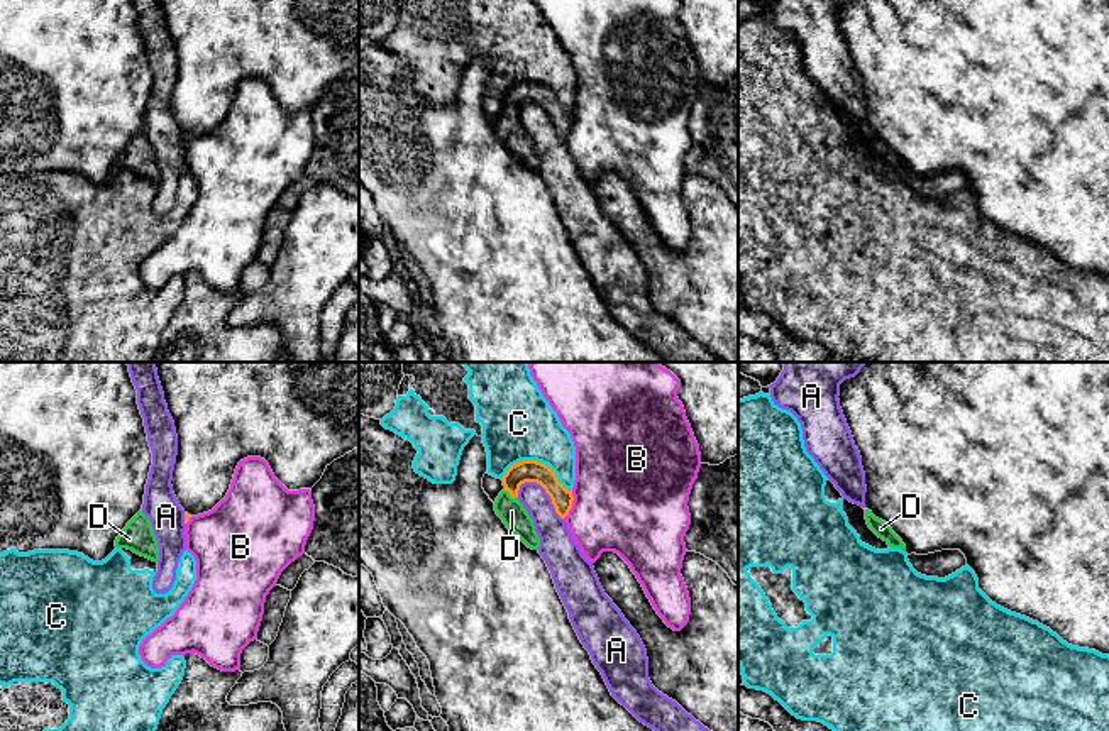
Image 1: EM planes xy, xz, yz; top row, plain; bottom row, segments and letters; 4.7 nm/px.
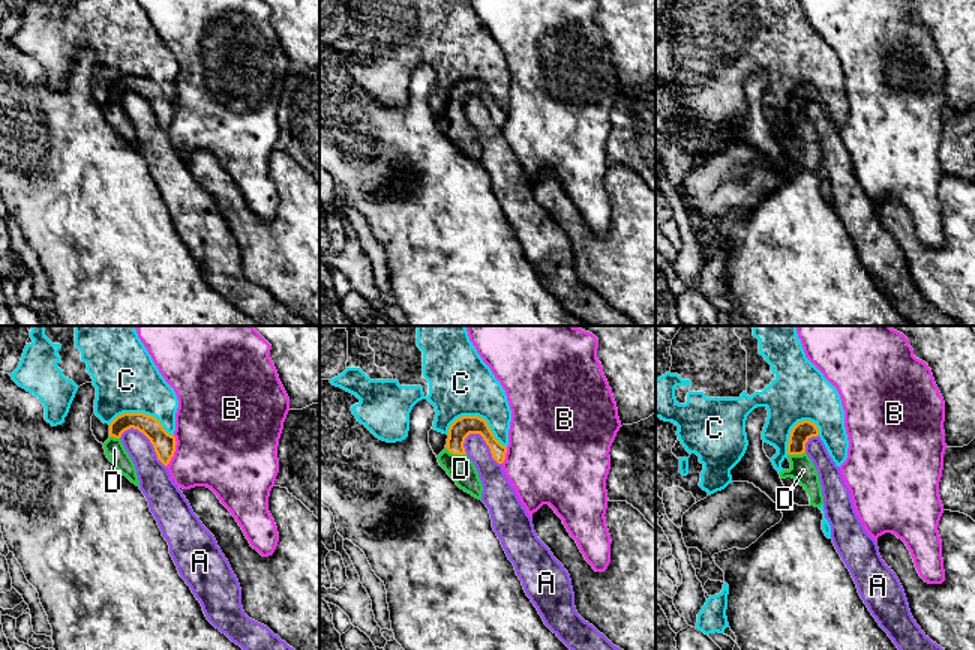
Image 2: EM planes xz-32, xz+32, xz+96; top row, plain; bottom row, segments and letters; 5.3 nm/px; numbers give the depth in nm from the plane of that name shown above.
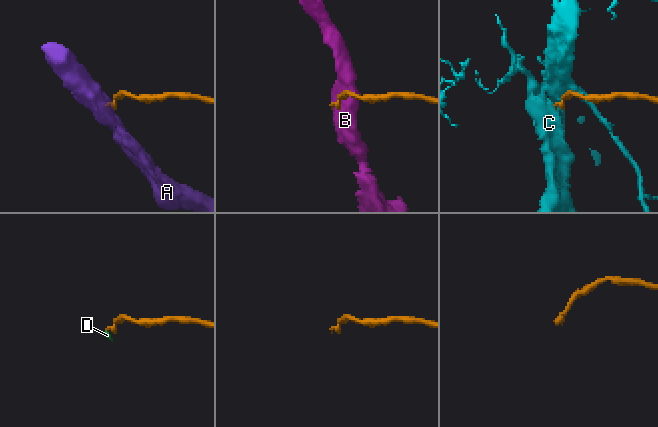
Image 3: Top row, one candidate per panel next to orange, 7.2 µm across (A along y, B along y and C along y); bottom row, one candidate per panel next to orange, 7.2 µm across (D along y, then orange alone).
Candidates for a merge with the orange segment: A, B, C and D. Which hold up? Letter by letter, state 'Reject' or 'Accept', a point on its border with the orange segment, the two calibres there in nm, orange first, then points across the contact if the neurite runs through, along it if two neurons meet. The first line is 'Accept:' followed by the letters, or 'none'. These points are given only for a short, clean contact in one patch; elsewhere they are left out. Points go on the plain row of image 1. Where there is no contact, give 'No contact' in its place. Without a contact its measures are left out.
Accept: D
A: Reject. Touches orange at xz (546, 112). Thickness 110 nm (orange) against 160 nm
B: Reject. Touches orange at xz (571, 126). Thickness 110 nm (orange) against 480 nm
C: Reject. Touches orange at xz (539, 83). Thickness 110 nm (orange) against 340 nm
D: Accept. Touches orange at xz (512, 117). Thickness 110 nm (orange) against 120 nm. Path across: xz (527, 92), (512, 107), (512, 117), (512, 132)

